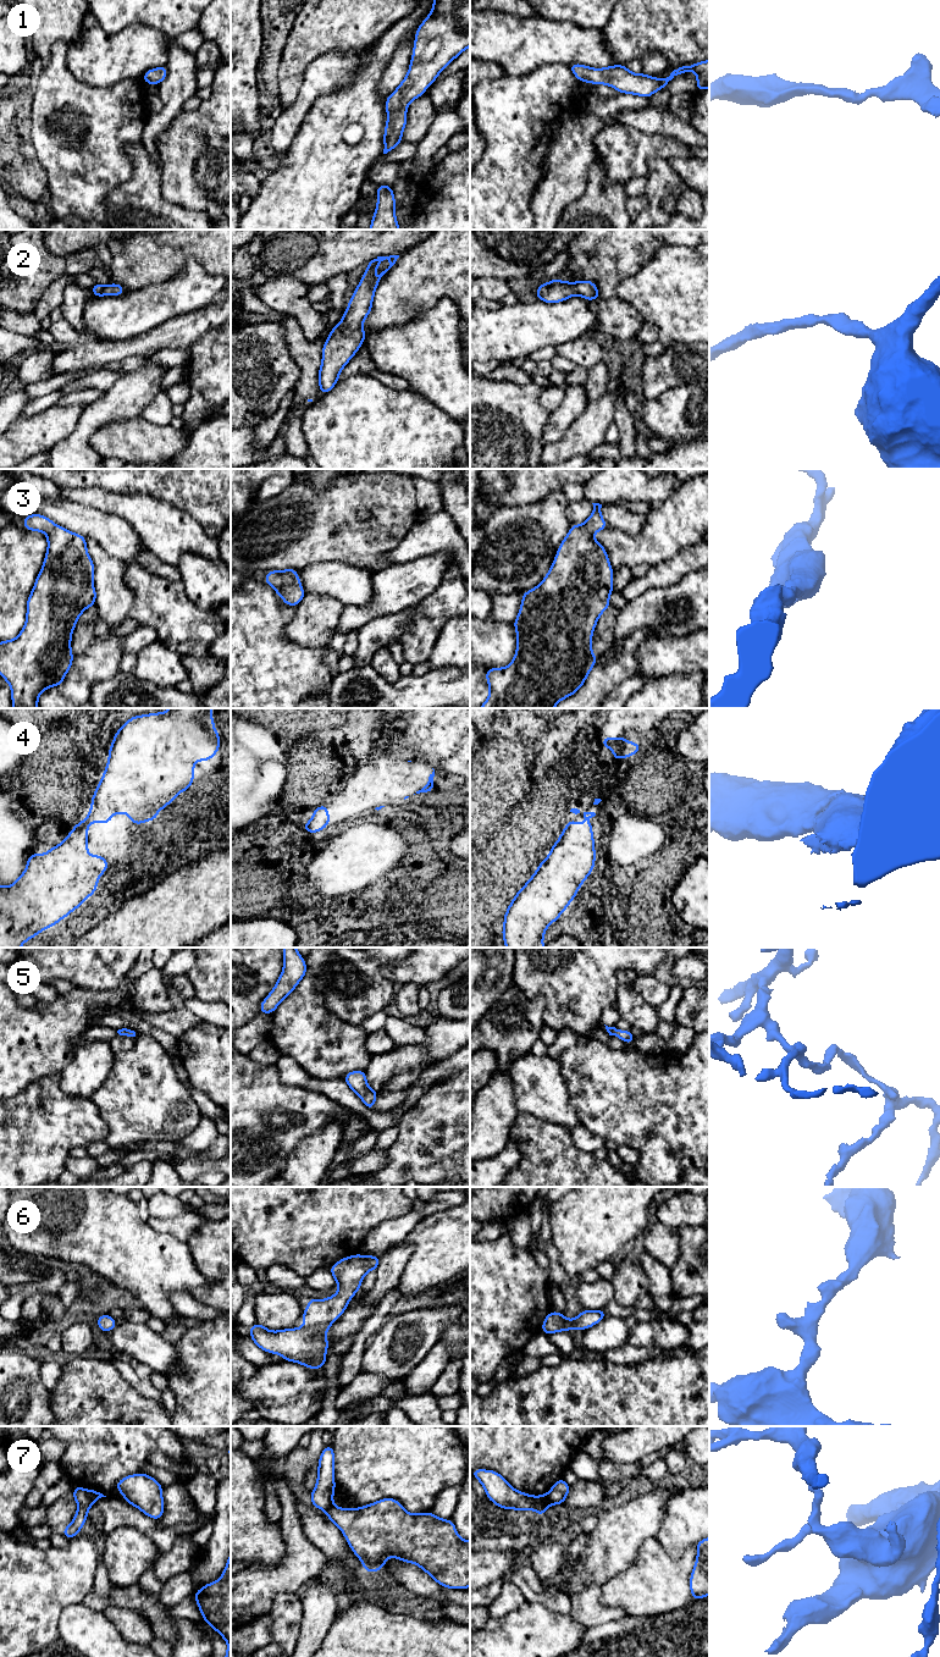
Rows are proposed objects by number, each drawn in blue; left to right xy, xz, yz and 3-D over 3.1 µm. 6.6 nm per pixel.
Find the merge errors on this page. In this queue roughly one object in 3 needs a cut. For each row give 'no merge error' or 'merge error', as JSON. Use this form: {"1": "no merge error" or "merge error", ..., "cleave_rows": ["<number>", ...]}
{"1": "no merge error", "2": "no merge error", "3": "no merge error", "4": "no merge error", "5": "no merge error", "6": "no merge error", "7": "merge error", "cleave_rows": ["7"]}

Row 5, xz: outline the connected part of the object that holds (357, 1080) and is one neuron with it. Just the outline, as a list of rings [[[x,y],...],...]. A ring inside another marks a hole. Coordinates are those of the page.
[[[352,1071],[345,1075],[344,1081],[361,1098],[364,1105],[374,1110],[372,1108],[378,1094],[367,1086],[365,1071]]]

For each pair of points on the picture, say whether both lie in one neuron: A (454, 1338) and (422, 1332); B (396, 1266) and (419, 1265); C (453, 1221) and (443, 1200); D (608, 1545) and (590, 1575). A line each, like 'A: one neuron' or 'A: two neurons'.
A: two neurons
B: two neurons
C: two neurons
D: one neuron

